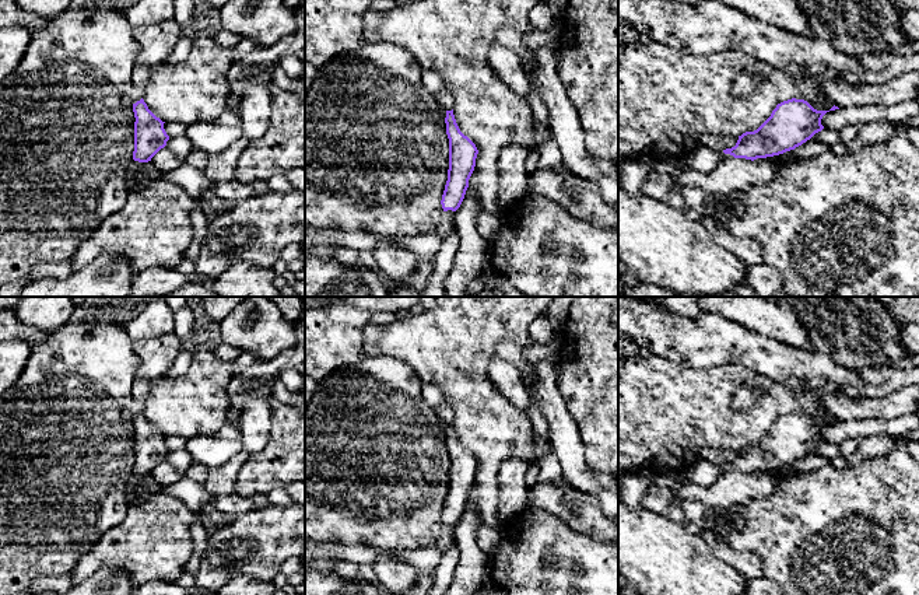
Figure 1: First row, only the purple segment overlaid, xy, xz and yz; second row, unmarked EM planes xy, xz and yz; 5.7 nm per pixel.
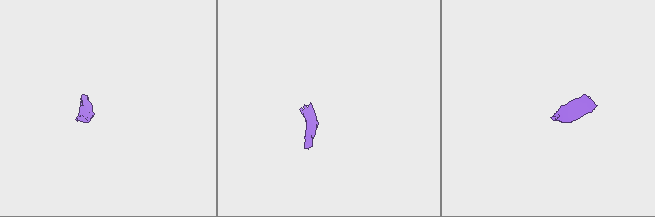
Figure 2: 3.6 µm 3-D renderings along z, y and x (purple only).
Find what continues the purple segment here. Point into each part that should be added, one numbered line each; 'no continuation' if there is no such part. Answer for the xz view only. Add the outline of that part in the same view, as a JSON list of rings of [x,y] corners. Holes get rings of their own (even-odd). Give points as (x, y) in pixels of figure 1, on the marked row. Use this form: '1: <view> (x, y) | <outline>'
1: xz (448, 226) | [[[443,211],[443,220],[438,227],[436,232],[441,235],[442,239],[446,239],[453,231],[456,231],[456,228],[457,225],[455,221],[455,211]]]

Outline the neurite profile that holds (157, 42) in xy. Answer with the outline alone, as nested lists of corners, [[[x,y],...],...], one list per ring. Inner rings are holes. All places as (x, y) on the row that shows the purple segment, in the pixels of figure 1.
[[[173,18],[147,27],[133,27],[131,35],[140,45],[137,64],[154,67],[168,63],[178,39],[186,32]]]

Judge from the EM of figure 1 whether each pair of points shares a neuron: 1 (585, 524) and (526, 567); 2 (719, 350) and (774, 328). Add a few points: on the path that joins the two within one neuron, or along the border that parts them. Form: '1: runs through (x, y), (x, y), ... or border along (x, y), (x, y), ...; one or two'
1: border along (547, 511), (571, 528), (603, 542); two
2: border along (730, 319), (791, 346); two

